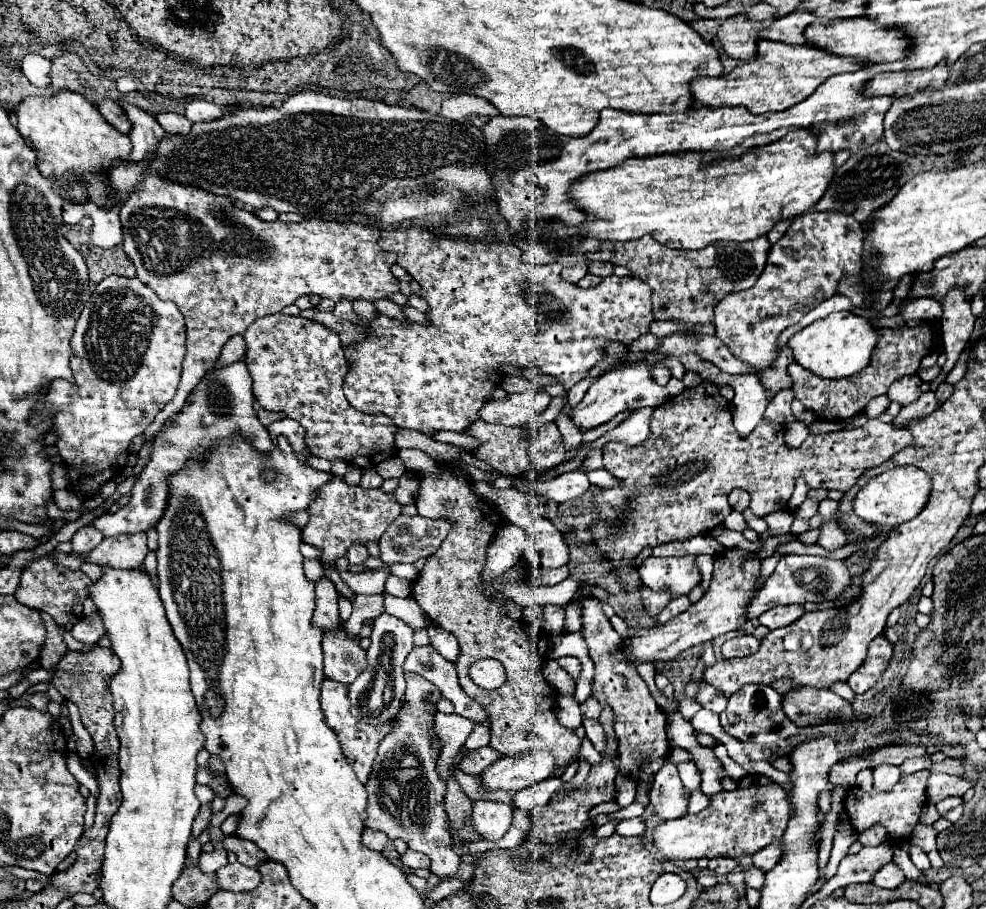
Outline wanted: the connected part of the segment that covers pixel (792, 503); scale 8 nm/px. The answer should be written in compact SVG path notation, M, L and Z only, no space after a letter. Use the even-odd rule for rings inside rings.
M799 478L799 480L797 480L797 488L795 488L795 492L793 492L793 498L789 500L789 510L795 510L797 506L801 506L803 500L807 498L809 490L811 490L811 488L807 486L807 482L805 482L803 478Z

